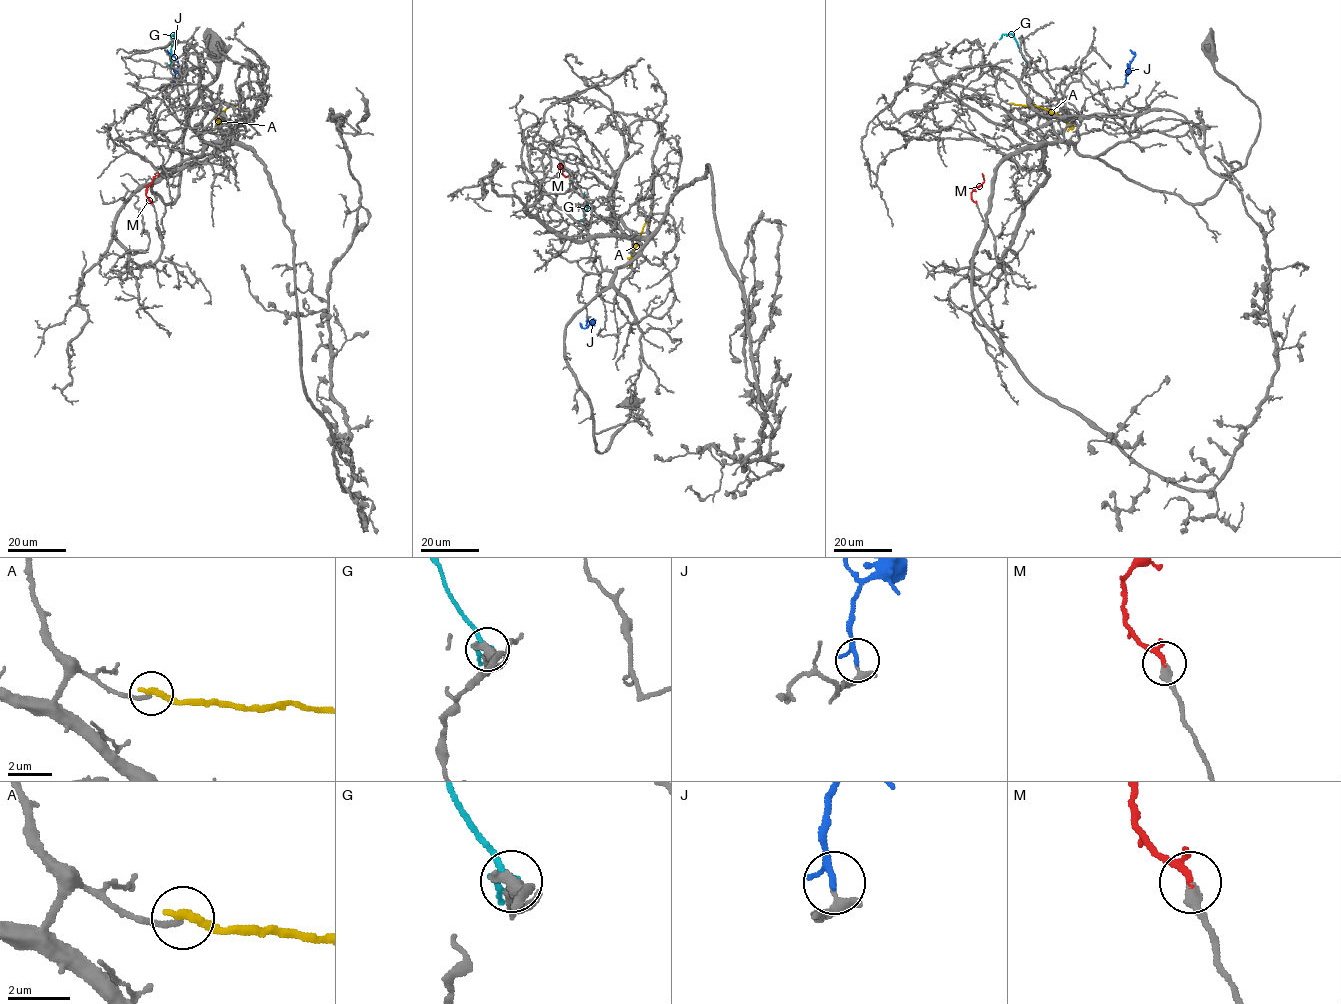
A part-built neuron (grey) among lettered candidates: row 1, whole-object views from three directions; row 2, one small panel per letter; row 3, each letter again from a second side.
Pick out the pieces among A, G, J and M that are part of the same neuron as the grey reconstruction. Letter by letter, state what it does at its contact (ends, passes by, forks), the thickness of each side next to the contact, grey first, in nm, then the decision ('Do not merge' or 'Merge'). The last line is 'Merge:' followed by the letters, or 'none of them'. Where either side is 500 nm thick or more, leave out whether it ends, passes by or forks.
A: It ends there. Thickness 180 nm (grey) against 280 nm. Do not merge
G: It passes by. Thickness 440 nm (grey) against 240 nm. Do not merge
J: It passes by. Thickness 220 nm (grey) against 160 nm. Do not merge
M: It passes by. Thickness 440 nm (grey) against 160 nm. Merge
Merge: M

